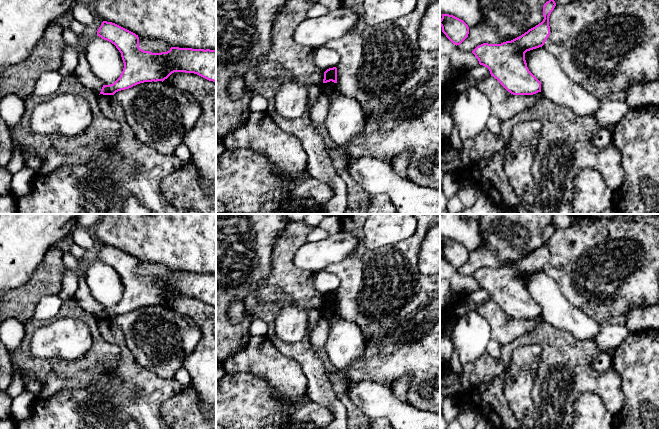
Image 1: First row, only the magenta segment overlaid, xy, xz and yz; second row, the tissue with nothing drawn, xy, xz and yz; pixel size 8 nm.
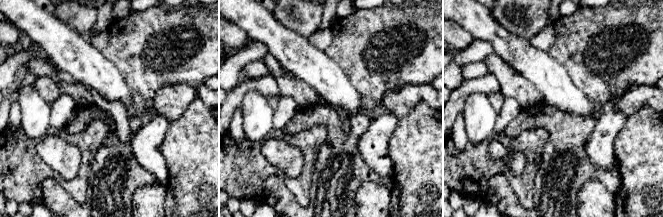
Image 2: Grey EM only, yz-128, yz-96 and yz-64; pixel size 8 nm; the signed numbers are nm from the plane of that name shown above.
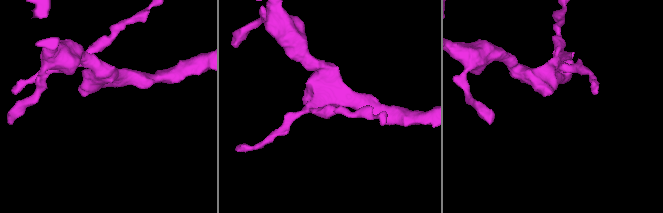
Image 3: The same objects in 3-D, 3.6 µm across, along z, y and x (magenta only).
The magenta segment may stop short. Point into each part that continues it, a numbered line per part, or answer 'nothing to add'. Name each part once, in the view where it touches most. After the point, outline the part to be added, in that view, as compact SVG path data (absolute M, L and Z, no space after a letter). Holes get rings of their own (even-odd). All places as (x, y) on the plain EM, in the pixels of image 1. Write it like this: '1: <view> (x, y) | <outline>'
nothing to add

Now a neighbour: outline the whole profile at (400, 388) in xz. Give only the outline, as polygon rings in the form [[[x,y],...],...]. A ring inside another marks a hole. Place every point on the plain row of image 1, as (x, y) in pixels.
[[[407,375],[397,380],[392,386],[395,396],[403,402],[407,402],[407,392],[410,387],[411,376]]]

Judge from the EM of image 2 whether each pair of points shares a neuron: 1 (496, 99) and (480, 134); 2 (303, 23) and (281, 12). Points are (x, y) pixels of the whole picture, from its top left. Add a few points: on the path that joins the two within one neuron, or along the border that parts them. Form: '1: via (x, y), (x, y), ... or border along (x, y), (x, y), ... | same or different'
1: border along (486, 94), (497, 114) | different
2: via (298, 18), (286, 12) | same

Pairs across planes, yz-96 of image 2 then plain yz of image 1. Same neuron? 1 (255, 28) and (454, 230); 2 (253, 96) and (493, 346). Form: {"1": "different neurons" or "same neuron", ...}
{"1": "same neuron", "2": "different neurons"}

